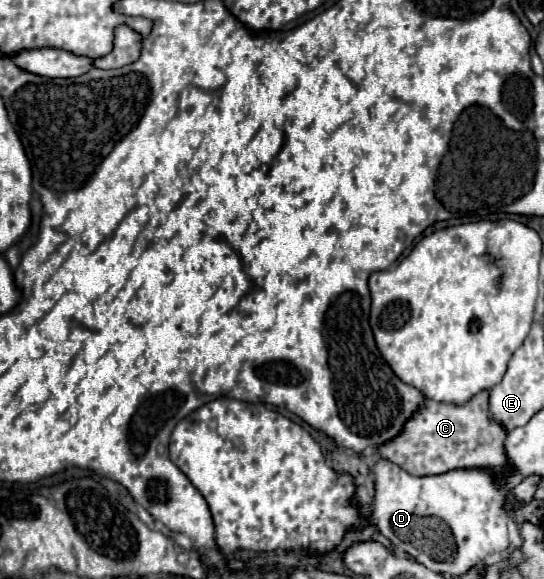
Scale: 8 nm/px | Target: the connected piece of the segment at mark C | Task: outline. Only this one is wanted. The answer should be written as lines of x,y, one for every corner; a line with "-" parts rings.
488,390
478,392
466,404
446,404
424,396
424,404
406,420
402,432
380,444
380,456
398,464
412,476
444,474
456,468
472,470
486,468
496,480
504,480
510,472
504,440
508,432
500,422
494,422
488,412

